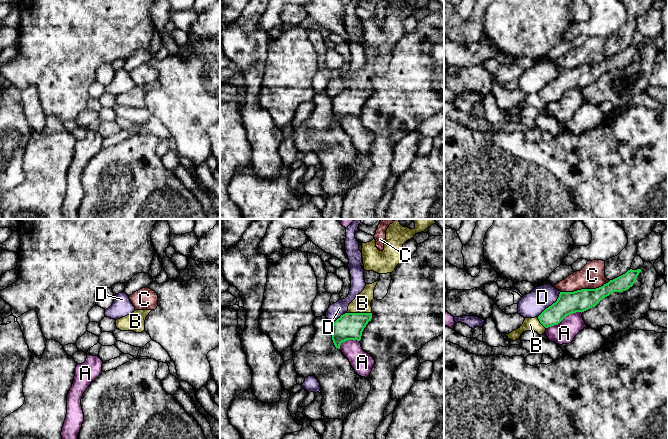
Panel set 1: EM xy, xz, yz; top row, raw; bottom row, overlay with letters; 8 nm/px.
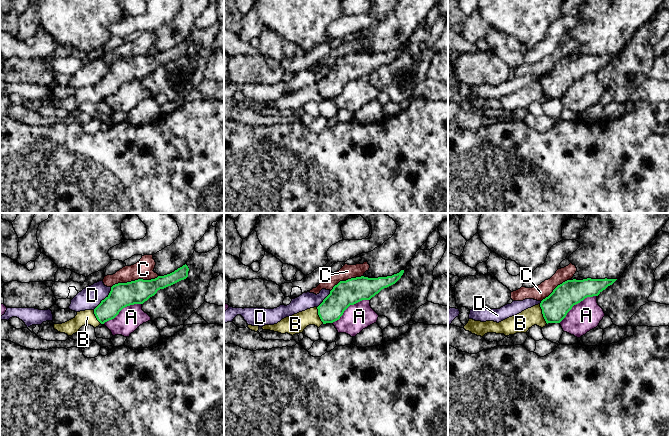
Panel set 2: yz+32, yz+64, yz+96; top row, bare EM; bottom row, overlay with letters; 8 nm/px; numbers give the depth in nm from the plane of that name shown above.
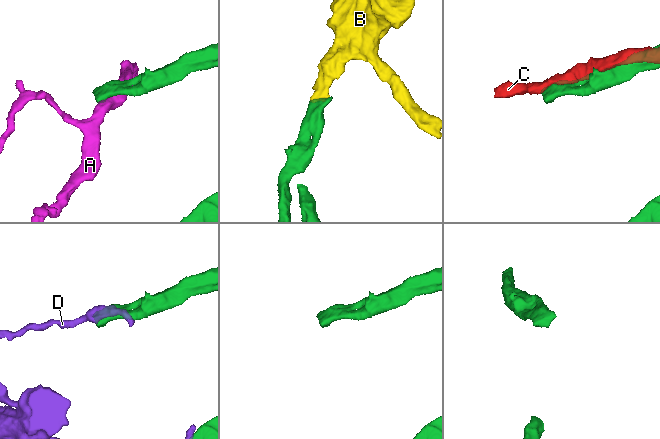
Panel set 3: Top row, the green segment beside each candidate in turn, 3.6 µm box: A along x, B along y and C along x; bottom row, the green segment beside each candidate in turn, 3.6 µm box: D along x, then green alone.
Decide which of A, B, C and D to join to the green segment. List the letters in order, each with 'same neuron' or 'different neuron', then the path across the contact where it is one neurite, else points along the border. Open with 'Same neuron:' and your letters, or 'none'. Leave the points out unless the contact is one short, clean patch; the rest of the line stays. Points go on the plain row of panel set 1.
Same neuron: B
A: different neuron
B: same neuron; way xz (349, 102), (359, 89), (362, 79)
C: different neuron
D: different neuron

